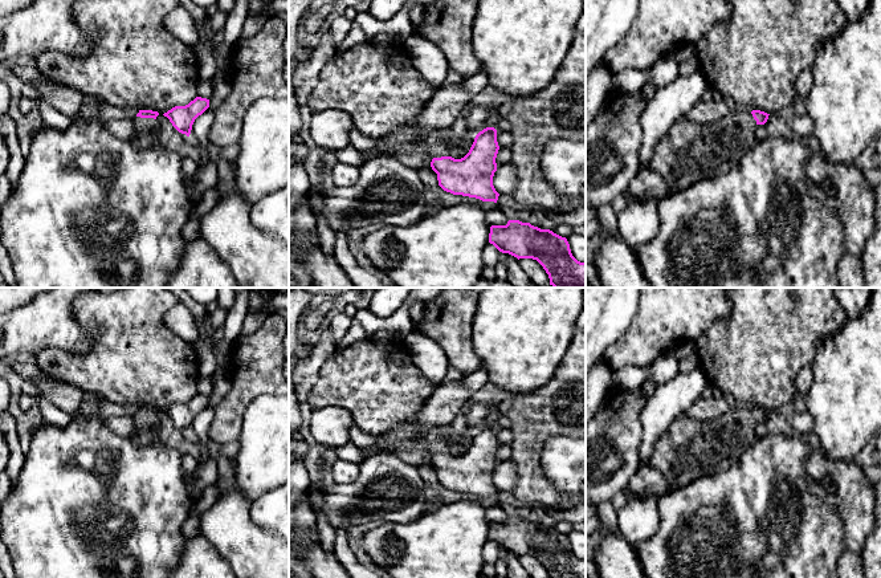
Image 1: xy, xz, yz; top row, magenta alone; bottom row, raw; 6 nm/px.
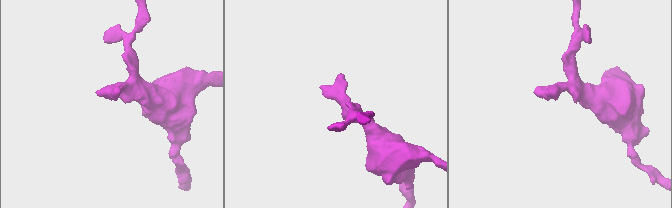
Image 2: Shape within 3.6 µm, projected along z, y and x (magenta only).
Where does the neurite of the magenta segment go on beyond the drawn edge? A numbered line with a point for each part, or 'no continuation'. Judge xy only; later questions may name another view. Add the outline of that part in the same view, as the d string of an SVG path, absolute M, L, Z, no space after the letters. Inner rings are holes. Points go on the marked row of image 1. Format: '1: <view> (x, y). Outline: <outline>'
1: xy (146, 129). Outline: M132 118L135 125L135 137L131 141L139 147L156 147L159 144L159 126L154 118Z

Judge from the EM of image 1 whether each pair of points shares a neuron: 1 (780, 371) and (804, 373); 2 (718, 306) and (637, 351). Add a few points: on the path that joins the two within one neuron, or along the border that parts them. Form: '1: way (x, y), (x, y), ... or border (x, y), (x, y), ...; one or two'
1: border (808, 365), (799, 371), (795, 379), (795, 393); two
2: way (698, 306), (681, 306), (656, 332); one

